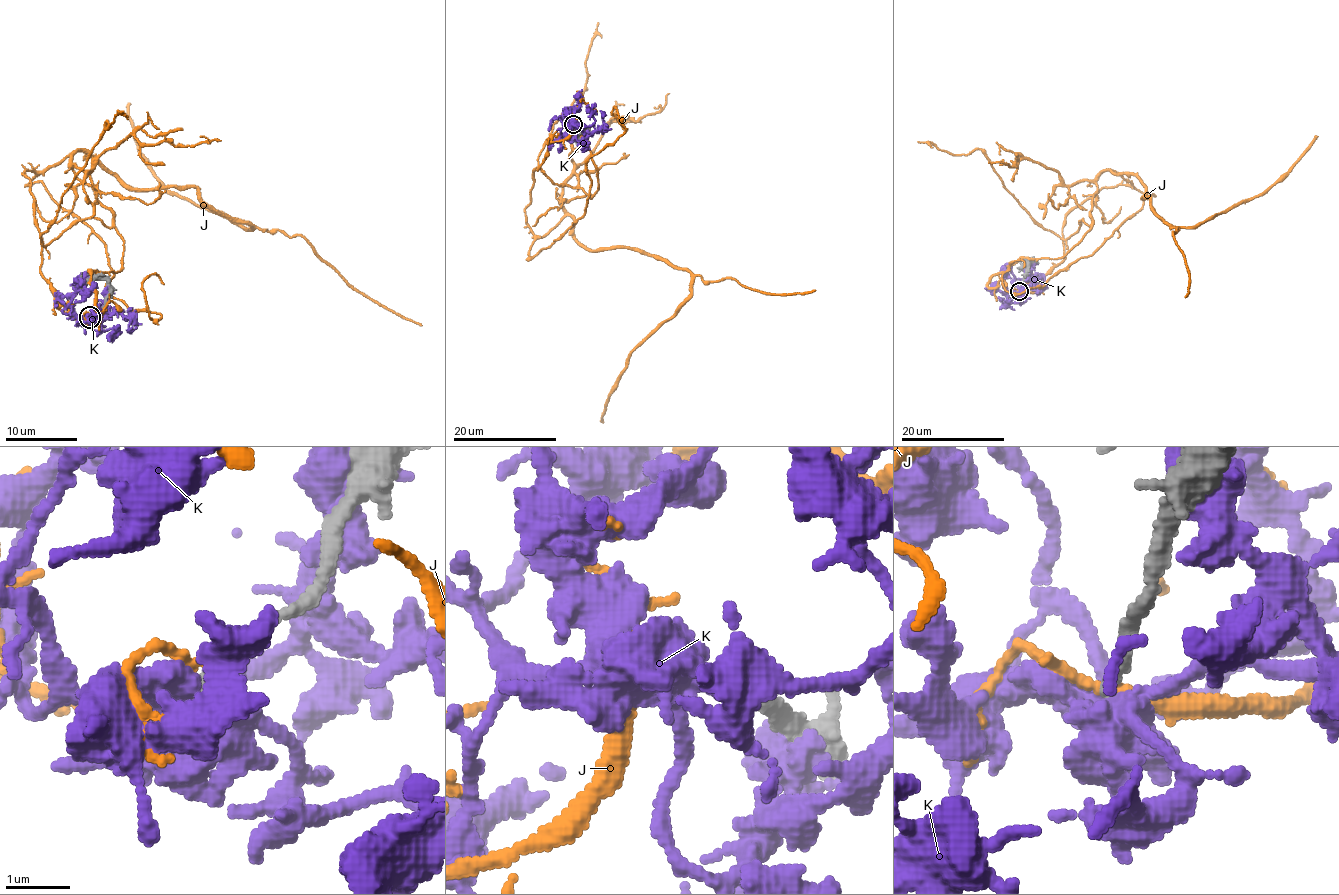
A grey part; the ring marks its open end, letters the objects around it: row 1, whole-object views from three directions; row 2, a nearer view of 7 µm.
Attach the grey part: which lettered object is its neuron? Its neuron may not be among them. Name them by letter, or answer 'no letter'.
no letter

